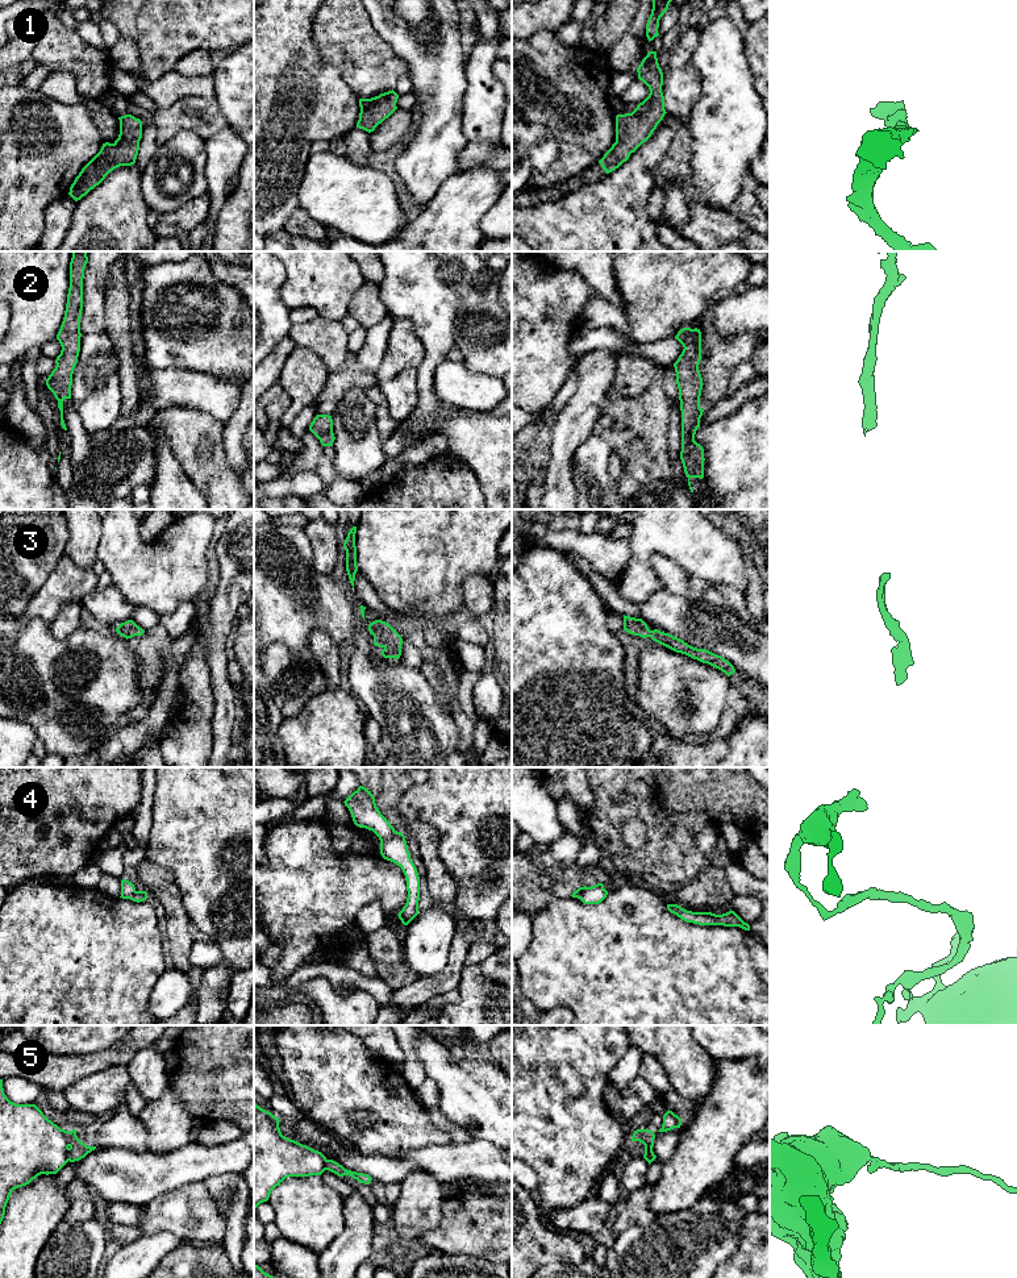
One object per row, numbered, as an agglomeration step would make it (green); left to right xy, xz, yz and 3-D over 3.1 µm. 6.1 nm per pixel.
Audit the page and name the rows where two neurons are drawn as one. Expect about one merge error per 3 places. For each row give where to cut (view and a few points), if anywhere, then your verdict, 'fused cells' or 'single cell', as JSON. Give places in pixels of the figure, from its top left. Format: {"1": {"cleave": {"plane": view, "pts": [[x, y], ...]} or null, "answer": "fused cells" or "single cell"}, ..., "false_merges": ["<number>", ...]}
{"1": {"cleave": null, "answer": "single cell"}, "2": {"cleave": null, "answer": "single cell"}, "3": {"cleave": null, "answer": "single cell"}, "4": {"cleave": {"plane": "xz", "pts": [[396, 832], [380, 843]]}, "answer": "fused cells"}, "5": {"cleave": {"plane": "xy", "pts": [[69, 1132], [70, 1145]]}, "answer": "fused cells"}, "false_merges": ["4", "5"]}

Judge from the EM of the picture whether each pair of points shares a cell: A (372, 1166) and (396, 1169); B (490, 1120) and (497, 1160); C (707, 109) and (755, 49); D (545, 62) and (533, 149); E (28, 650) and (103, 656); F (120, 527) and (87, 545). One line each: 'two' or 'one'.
A: one
B: two
C: two
D: two
E: one
F: two

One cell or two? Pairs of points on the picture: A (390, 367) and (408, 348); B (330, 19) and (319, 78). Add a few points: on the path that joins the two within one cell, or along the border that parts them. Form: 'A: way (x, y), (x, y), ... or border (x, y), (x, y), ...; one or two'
A: way (394, 362), (403, 353); one
B: border (311, 29), (311, 36), (319, 54), (344, 80); two

